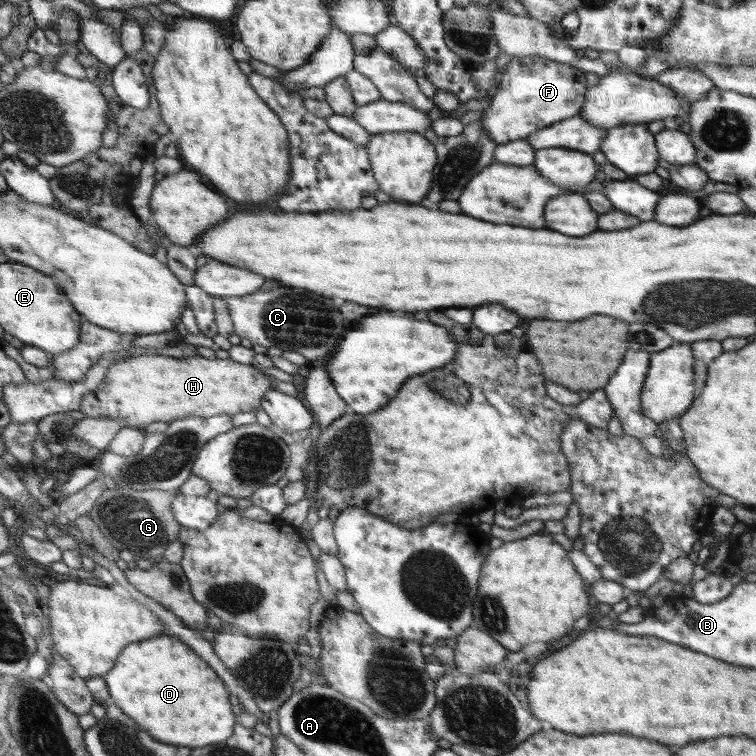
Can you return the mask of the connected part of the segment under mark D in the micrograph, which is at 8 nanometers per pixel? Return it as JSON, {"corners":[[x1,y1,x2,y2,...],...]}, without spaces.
{"corners":[[171,635,132,642,107,679,112,702,136,720,152,738,176,746,200,748,232,736,234,712,224,682,186,644]]}

